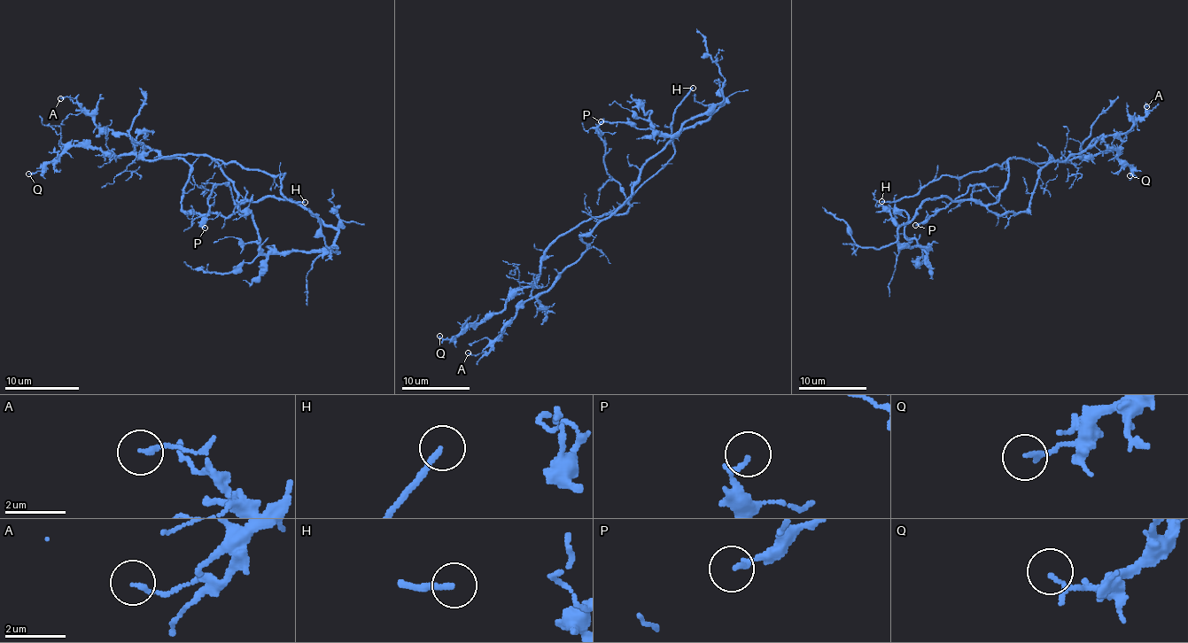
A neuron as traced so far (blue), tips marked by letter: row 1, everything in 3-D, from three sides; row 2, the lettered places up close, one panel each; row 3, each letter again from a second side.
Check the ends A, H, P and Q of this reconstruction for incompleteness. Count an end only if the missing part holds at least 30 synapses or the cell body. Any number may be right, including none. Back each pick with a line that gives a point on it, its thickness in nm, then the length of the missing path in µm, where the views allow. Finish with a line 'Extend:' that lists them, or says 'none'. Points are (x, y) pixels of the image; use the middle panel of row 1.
H: place (693, 88); calibre 170 nm; missing 50 µm
Extend: H

